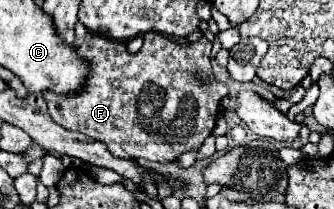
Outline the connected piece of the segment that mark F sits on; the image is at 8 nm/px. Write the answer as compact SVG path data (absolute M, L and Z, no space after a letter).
M150 32L144 34L144 46L138 54L130 54L124 42L94 36L78 46L78 54L90 64L90 76L86 86L76 96L56 96L44 92L48 112L66 130L82 132L94 140L108 144L108 150L120 158L146 158L152 162L174 162L180 154L196 150L214 130L220 100L228 94L226 84L218 82L210 72L210 48L212 44L202 38L196 44L180 44L170 38Z

